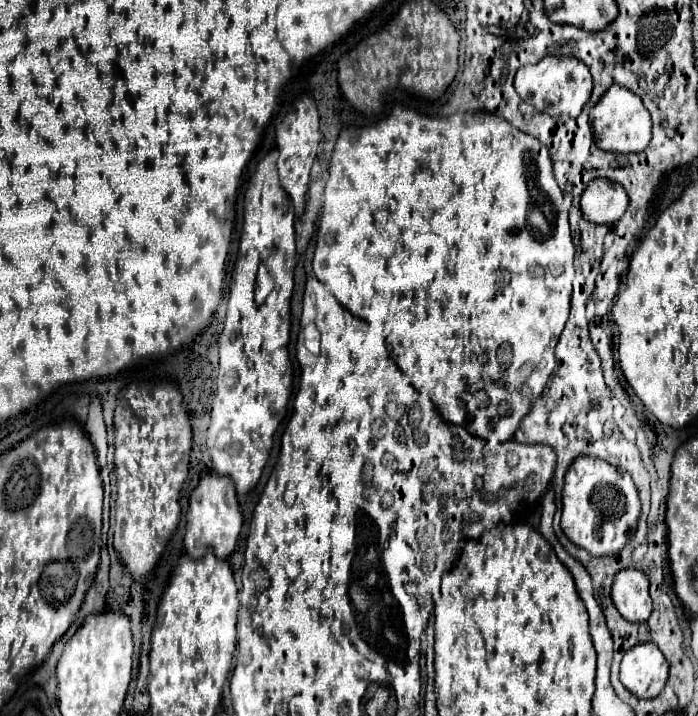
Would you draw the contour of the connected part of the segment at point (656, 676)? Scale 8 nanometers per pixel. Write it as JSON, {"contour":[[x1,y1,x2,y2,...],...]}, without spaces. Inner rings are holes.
{"contour":[[639,643,621,661,621,683,637,699,653,699,669,679,669,663,653,643]]}

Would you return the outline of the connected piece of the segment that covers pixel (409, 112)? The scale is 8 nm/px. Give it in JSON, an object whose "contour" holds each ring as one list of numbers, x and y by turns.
{"contour":[[397,103,377,125,349,127,341,131,341,139,337,139,329,161,329,179,323,193,323,213,313,257,313,273,327,285,327,291,335,295,347,311,351,311,351,315,365,319,371,331,383,331,389,357,397,363,403,375,407,375,411,385,435,403,447,423,459,425,485,441,509,441,513,437,519,421,531,411,531,405,541,395,547,377,557,367,555,345,571,309,573,255,575,247,569,231,567,207,555,181,547,147,535,137,511,127,511,123,503,117,487,111,475,111,435,119]]}

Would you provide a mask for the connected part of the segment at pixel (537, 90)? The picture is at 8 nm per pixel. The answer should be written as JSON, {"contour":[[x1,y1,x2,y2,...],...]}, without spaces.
{"contour":[[545,57,535,65,525,65,515,77,515,91,519,97,555,119,579,117,579,111,589,101,593,89,593,79,589,69,573,57]]}

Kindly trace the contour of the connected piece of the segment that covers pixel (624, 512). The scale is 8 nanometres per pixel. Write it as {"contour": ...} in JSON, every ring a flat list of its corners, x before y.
{"contour":[[577,457,565,475,563,485,563,533,589,555,617,555,629,537,637,531,639,495,625,471,611,467,601,459]]}

